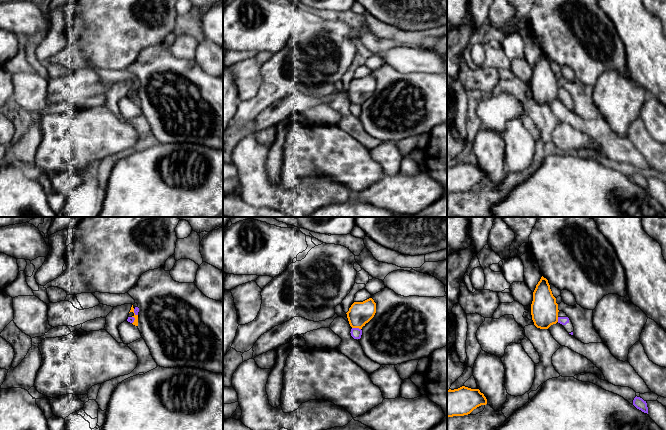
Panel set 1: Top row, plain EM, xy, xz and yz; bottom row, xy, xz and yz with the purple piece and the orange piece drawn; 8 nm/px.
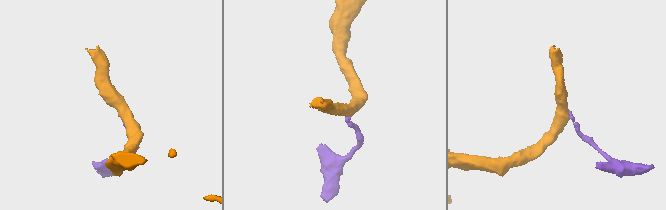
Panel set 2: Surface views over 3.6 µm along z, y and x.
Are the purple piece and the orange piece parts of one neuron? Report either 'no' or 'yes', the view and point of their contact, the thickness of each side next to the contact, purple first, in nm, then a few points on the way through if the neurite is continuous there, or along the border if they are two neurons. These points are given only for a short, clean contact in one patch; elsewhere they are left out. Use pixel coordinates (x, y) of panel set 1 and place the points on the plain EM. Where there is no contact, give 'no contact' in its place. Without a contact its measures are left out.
no; meets purple in xz at (356, 104); 90 nm thick on the purple side, 190 nm on the other; border along xz (352, 103), (360, 105)

